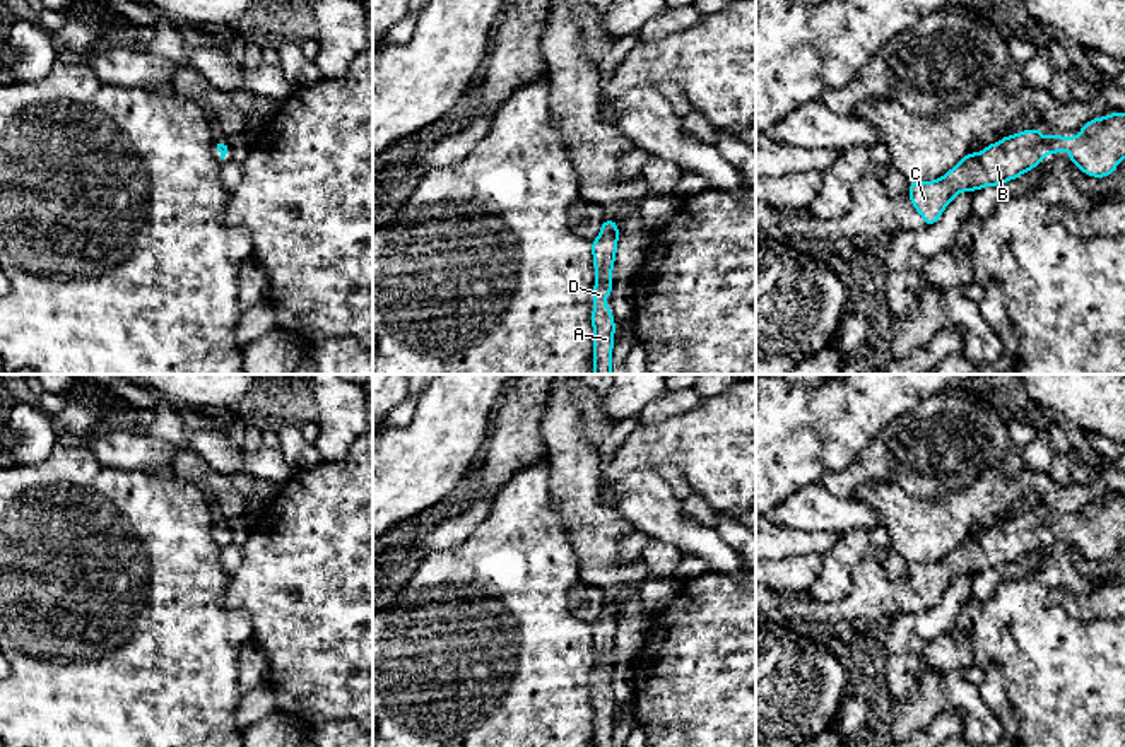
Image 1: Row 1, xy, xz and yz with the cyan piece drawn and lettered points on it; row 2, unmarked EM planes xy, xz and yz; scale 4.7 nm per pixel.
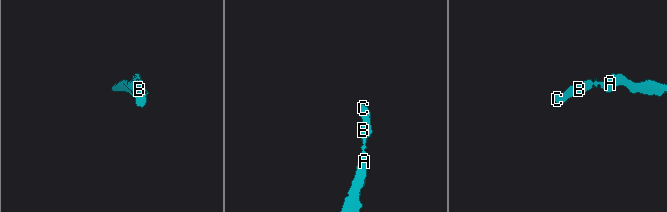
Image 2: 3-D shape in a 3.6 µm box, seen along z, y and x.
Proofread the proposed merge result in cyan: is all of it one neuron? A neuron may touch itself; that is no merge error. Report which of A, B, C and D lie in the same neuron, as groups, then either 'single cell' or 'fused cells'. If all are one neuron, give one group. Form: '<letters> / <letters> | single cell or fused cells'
A B C D | single cell

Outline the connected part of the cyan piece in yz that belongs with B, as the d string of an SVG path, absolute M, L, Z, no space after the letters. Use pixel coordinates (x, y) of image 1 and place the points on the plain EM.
M1125 494L1094 501L1079 516L1079 520L1050 516L1045 523L1040 511L1031 511L1007 518L980 537L966 537L935 564L910 564L910 585L925 609L932 609L957 576L1016 562L1036 550L1046 537L1060 537L1063 528L1069 530L1069 544L1093 561L1110 559L1125 542Z

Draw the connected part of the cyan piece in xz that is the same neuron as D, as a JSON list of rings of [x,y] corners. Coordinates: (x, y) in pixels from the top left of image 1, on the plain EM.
[[[604,602],[598,621],[592,624],[595,658],[598,662],[592,672],[592,682],[595,684],[592,694],[593,747],[612,747],[616,704],[612,701],[614,694],[604,687],[602,682],[612,679],[610,660],[616,644],[617,622],[617,605]]]

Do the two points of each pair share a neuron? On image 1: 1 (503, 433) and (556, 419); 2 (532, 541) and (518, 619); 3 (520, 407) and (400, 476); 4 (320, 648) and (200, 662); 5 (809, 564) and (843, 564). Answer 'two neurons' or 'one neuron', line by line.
1: two neurons
2: one neuron
3: two neurons
4: two neurons
5: two neurons

